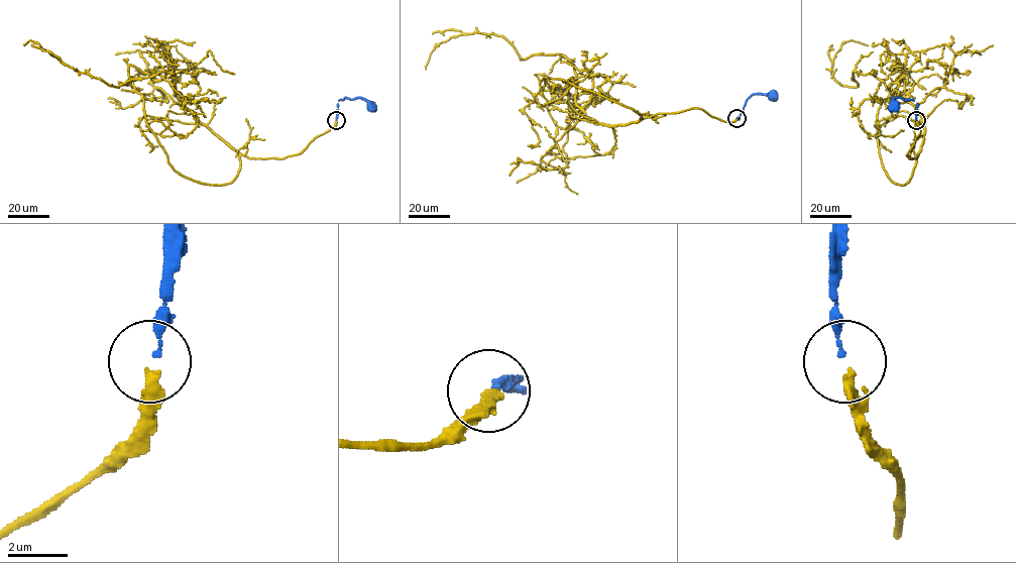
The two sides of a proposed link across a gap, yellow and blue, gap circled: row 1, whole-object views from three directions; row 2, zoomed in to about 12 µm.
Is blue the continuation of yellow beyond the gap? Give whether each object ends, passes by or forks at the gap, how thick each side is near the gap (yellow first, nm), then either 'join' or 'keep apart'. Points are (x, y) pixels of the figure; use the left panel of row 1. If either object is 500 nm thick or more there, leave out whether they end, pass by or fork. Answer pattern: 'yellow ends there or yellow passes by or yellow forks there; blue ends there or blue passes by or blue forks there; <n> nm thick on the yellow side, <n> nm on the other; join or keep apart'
yellow ends there; blue ends there; 320 nm thick on the yellow side, 150 nm on the other; join

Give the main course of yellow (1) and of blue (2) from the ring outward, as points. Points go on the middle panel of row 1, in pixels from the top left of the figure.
1: (737, 118), (691, 108), (596, 124), (576, 103), (571, 62), (520, 59), (492, 34), (439, 43), (425, 69)
2: (737, 118), (746, 100), (753, 94), (771, 96)

